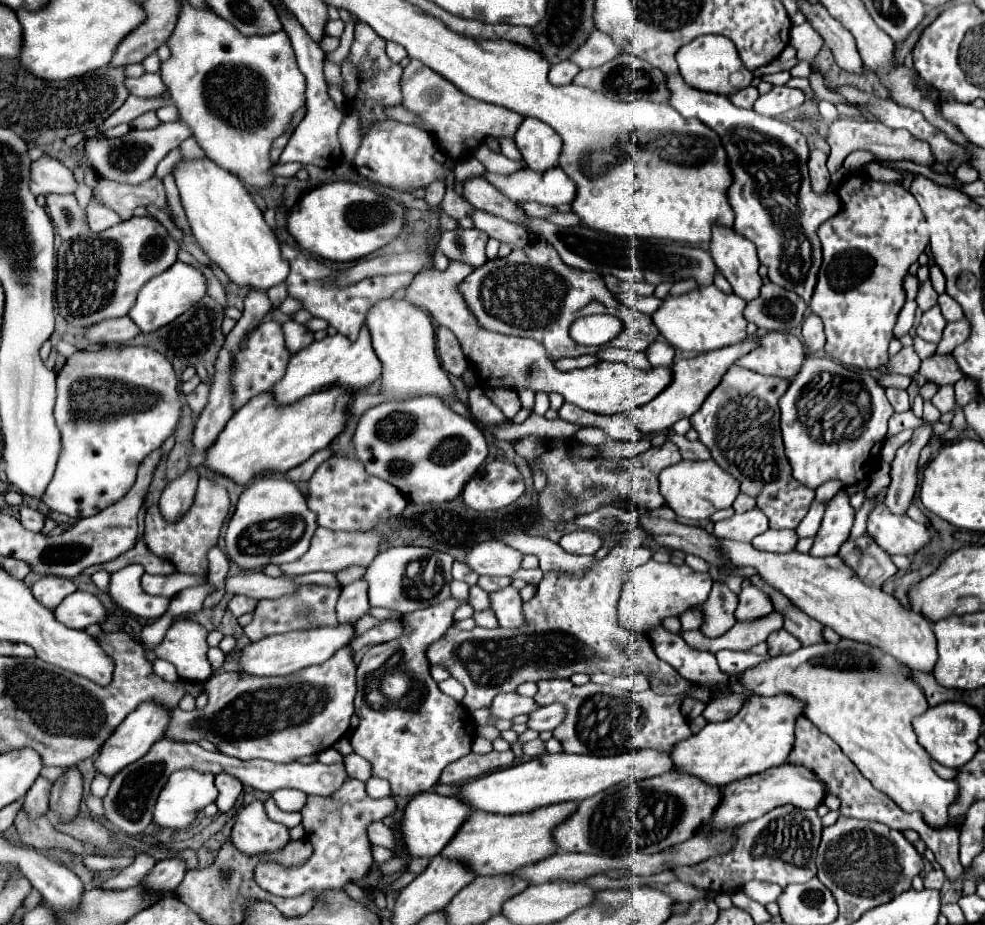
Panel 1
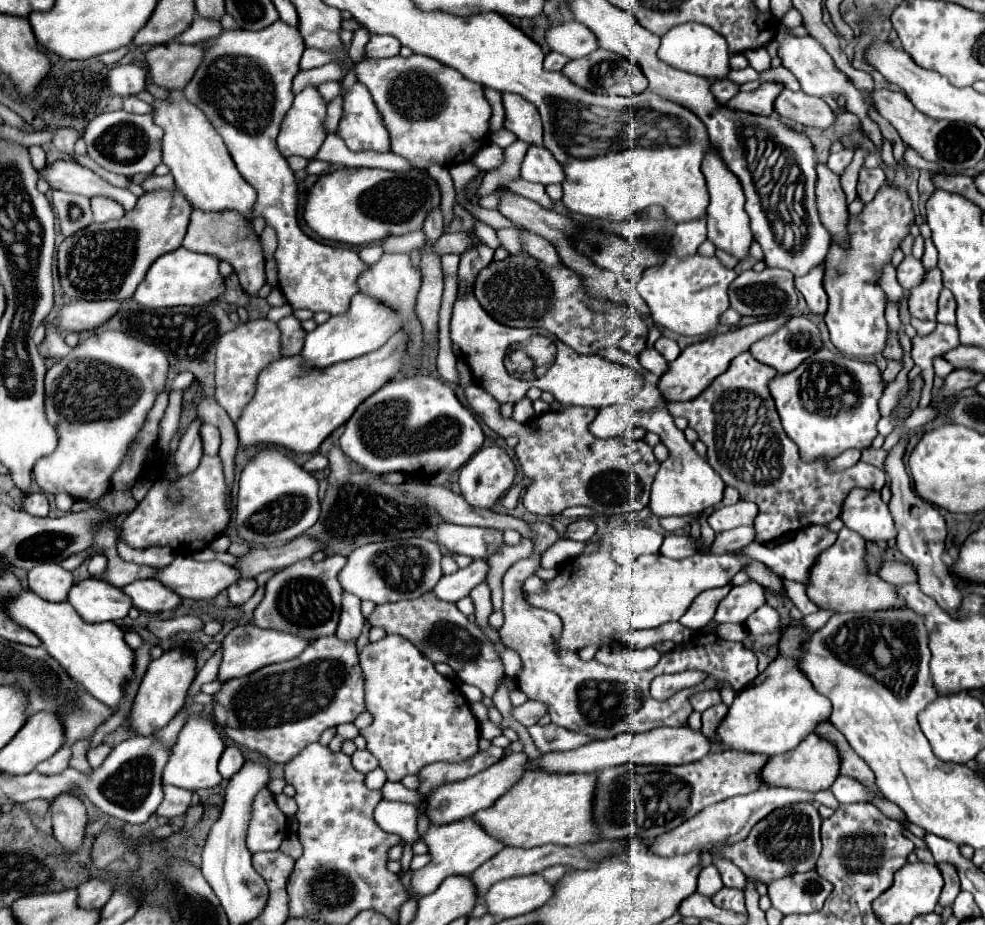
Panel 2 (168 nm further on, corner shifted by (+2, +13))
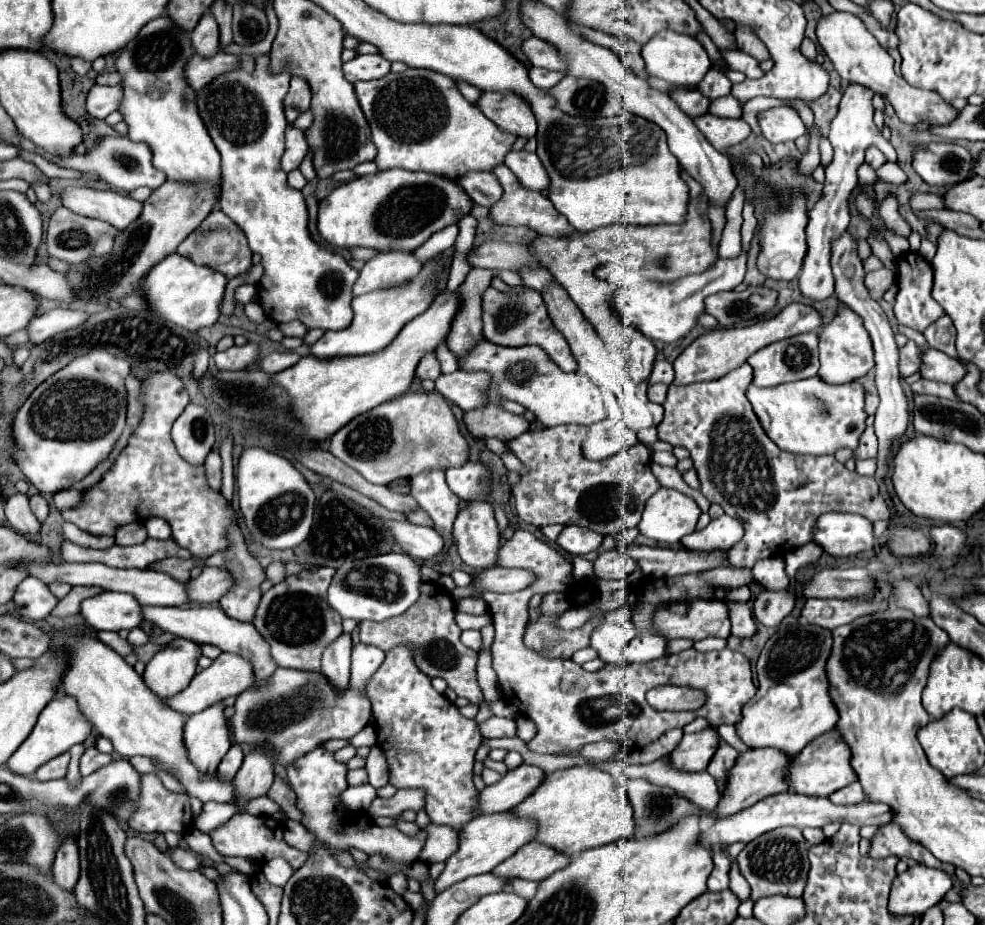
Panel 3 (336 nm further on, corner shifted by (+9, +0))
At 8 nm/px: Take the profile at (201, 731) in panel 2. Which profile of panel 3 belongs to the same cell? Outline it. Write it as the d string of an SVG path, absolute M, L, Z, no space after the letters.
M216 703L202 713L188 717L184 727L188 757L206 775L216 771L218 763L232 745L224 709L224 703Z

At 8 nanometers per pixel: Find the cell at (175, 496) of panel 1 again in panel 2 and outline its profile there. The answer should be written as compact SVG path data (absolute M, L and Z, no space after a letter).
M193 420L179 442L179 448L177 448L175 460L173 460L173 472L177 476L187 476L199 466L199 460L203 456L201 438L199 438L199 424L201 424L201 420Z

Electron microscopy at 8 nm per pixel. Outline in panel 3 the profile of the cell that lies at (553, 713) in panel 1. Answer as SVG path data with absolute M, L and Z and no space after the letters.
M490 717L484 723L478 723L478 731L482 733L482 737L486 737L486 735L514 737L516 735L516 721L504 719L504 717Z

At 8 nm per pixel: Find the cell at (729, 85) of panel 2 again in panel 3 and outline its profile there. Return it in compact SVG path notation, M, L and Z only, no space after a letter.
M672 89L670 97L674 97L678 107L692 119L704 115L710 107L710 101L706 97L702 97L702 93L698 89Z

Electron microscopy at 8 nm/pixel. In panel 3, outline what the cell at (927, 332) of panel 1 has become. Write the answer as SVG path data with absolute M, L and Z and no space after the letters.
M906 251L894 259L898 263L898 273L896 273L896 285L898 285L898 295L894 301L894 315L900 325L912 327L916 331L924 331L930 323L934 323L938 317L944 315L944 309L932 299L932 281L934 273L930 263L926 263L924 257L918 257L918 253Z

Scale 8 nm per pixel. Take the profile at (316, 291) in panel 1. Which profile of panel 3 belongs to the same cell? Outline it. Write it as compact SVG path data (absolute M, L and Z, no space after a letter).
M258 55L256 57L256 69L254 73L246 71L230 71L216 81L212 81L208 87L198 91L198 109L200 117L216 145L216 149L222 155L222 197L220 197L220 209L246 233L248 245L252 253L258 253L262 257L264 273L258 281L258 303L266 317L274 323L288 323L288 321L300 321L306 327L314 329L320 327L324 331L338 331L352 323L352 285L358 277L358 271L348 265L348 261L340 255L328 249L326 245L316 243L310 237L308 231L308 209L304 203L304 197L298 189L292 189L286 181L286 171L280 167L280 157L284 149L284 131L288 127L288 121L284 117L282 101L288 93L290 73L270 75L270 57Z

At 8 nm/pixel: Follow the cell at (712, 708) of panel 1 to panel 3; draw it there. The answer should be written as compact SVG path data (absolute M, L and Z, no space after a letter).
M720 741L720 747L706 769L716 779L718 787L726 787L726 777L730 775L730 769L734 767L736 759L738 759L738 751L732 749L726 741Z

